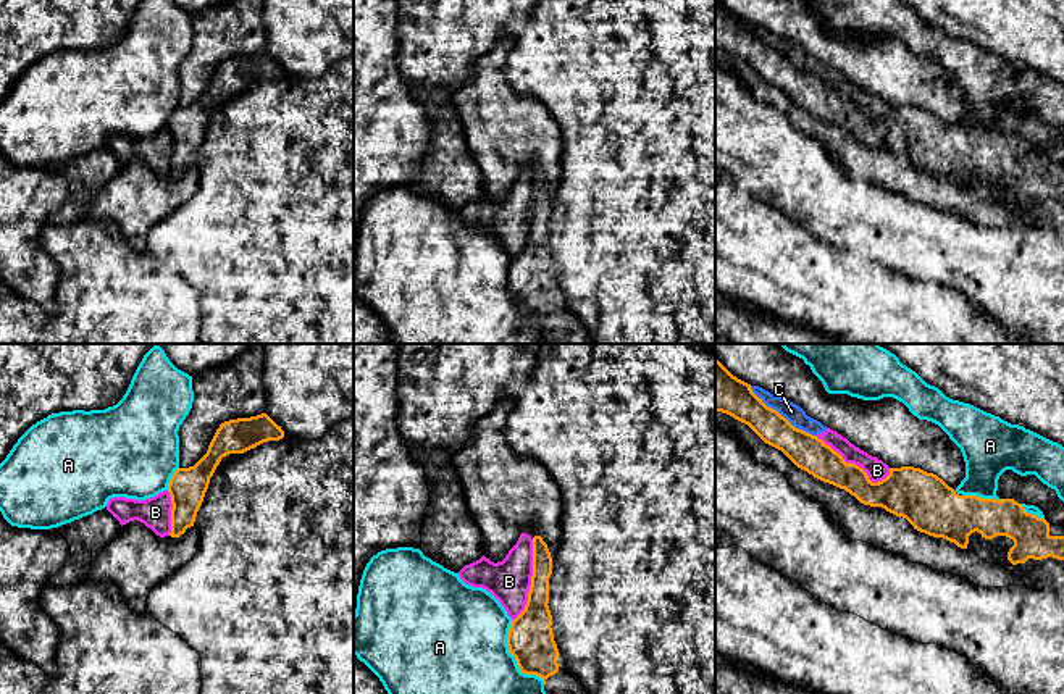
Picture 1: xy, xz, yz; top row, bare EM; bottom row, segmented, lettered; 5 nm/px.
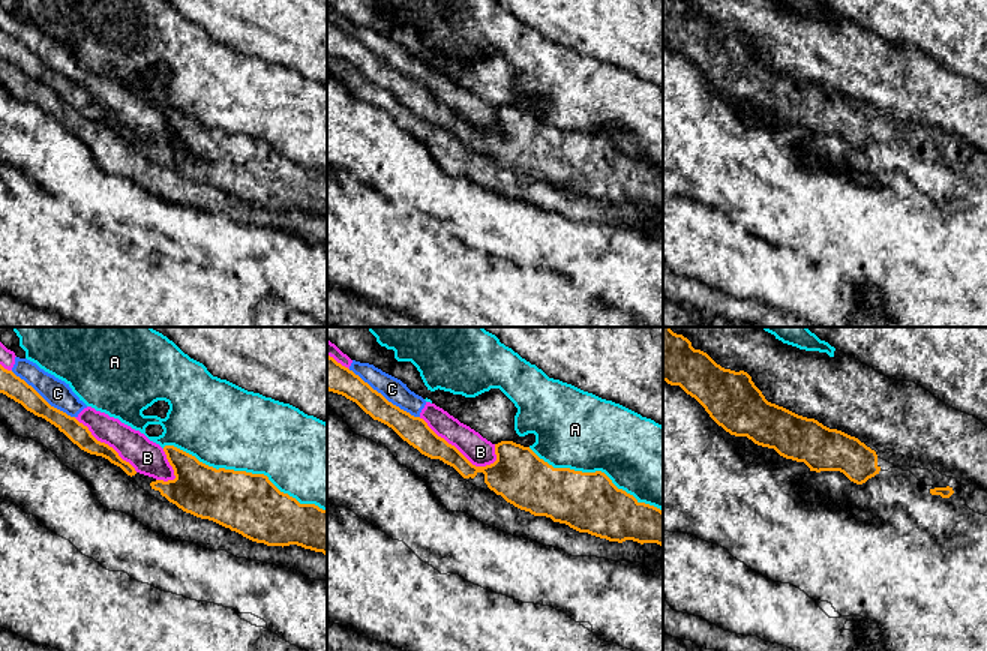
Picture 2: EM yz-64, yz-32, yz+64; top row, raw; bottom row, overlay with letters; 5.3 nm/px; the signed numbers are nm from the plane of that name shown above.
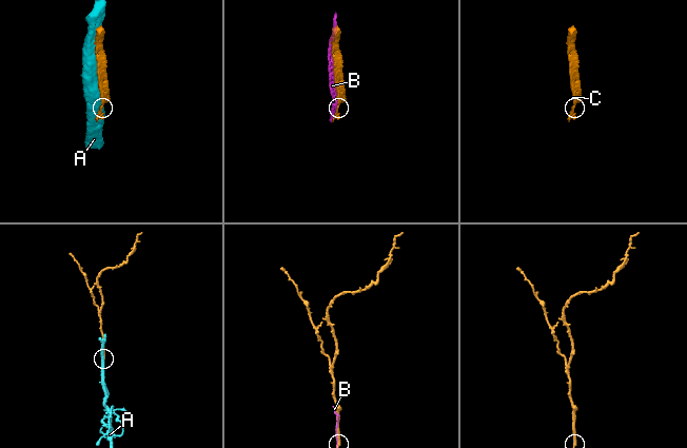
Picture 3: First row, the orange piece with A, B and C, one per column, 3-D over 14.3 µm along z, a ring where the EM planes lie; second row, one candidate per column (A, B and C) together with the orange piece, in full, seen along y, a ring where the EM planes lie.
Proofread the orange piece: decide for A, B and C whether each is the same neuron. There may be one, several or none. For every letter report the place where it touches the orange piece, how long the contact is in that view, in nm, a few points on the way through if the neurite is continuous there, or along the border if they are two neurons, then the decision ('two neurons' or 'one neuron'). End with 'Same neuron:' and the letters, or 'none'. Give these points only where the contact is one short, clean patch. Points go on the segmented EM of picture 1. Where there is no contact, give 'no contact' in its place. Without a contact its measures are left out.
A: xz (515, 659) | 360 nm | two neurons
B: yz (853, 464) | 420 nm | two neurons
C: yz (780, 415) | 420 nm | two neurons
Same neuron: none

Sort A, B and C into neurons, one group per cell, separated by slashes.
A / B C

